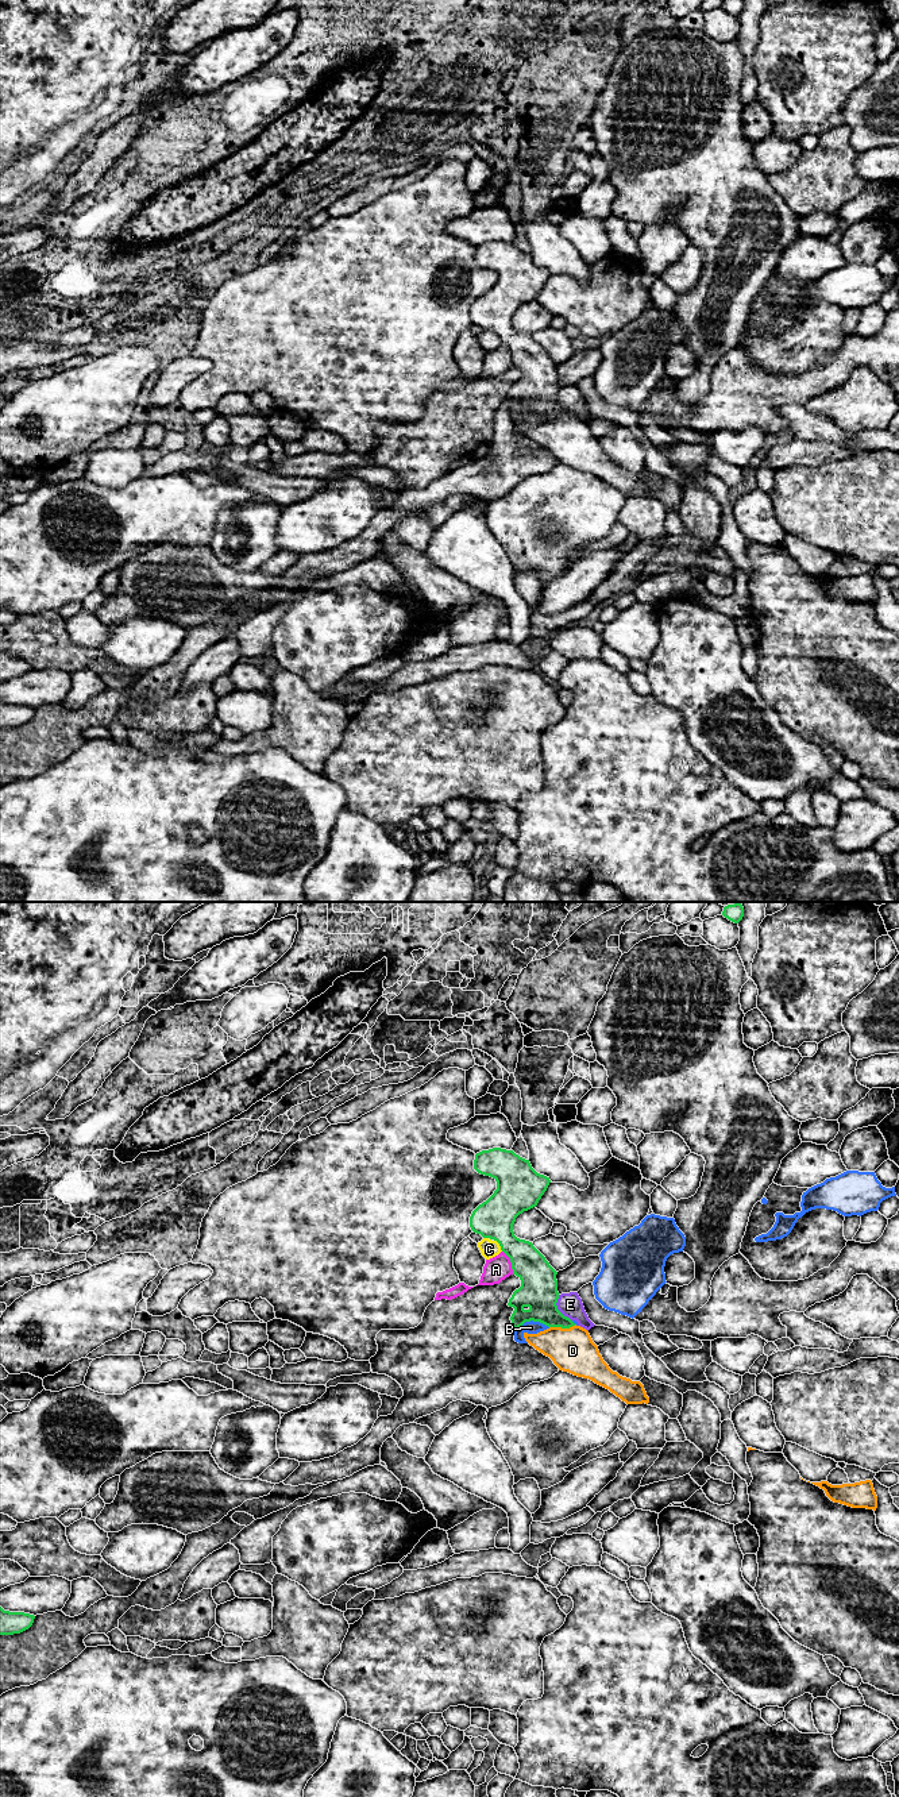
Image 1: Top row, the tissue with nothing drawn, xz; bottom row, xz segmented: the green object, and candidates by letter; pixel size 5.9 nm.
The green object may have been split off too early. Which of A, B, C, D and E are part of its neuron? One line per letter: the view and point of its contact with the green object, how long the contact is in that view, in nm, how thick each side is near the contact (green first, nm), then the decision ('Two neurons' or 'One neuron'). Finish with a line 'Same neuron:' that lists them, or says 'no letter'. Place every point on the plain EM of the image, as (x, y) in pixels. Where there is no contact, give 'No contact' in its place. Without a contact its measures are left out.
A: Touches green at xz (510, 354). Shared border 160 nm. Thickness 220 nm (green) against 150 nm. Two neurons
B: Touches green at xz (531, 412). Shared border 200 nm. Thickness 220 nm (green) against 80 nm. Two neurons
C: Touches green at xz (500, 338). Shared border 90 nm. Thickness 240 nm (green) against 110 nm. Two neurons
D: Touches green at xz (562, 420). Shared border 160 nm. Thickness 220 nm (green) against 260 nm. One neuron
E: Touches green at xz (556, 401). Shared border 180 nm. Thickness 220 nm (green) against 140 nm. Two neurons
Same neuron: D

